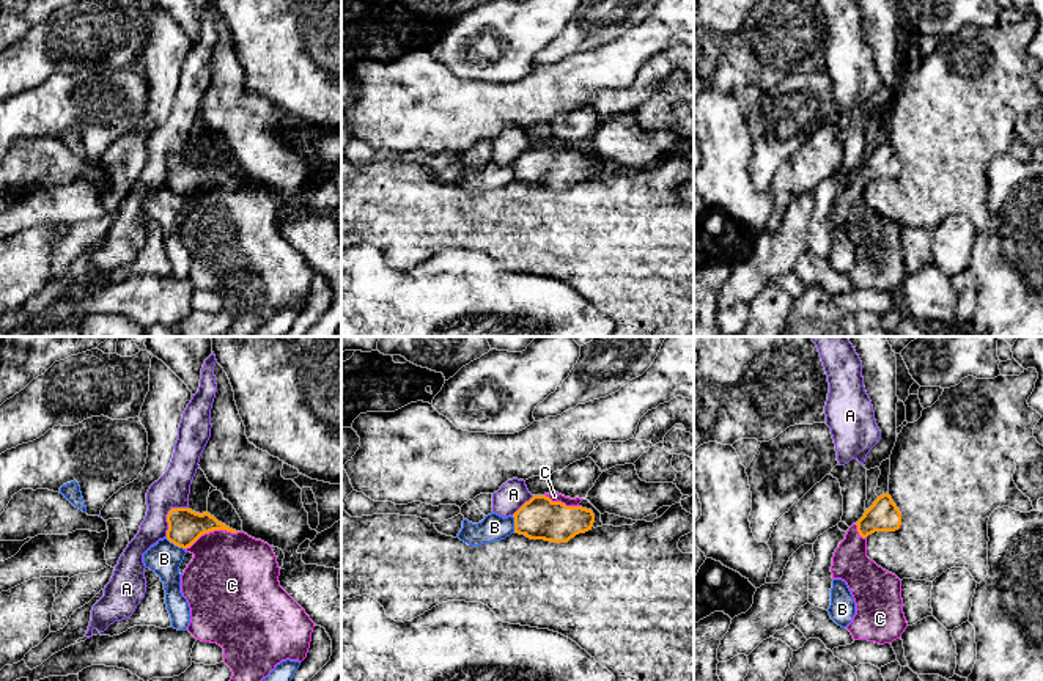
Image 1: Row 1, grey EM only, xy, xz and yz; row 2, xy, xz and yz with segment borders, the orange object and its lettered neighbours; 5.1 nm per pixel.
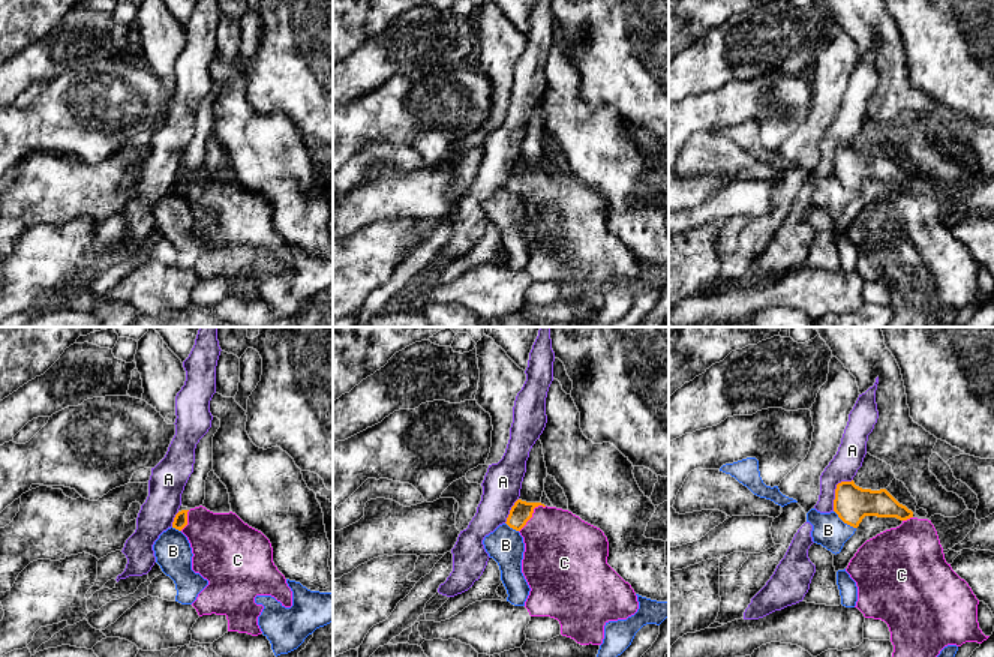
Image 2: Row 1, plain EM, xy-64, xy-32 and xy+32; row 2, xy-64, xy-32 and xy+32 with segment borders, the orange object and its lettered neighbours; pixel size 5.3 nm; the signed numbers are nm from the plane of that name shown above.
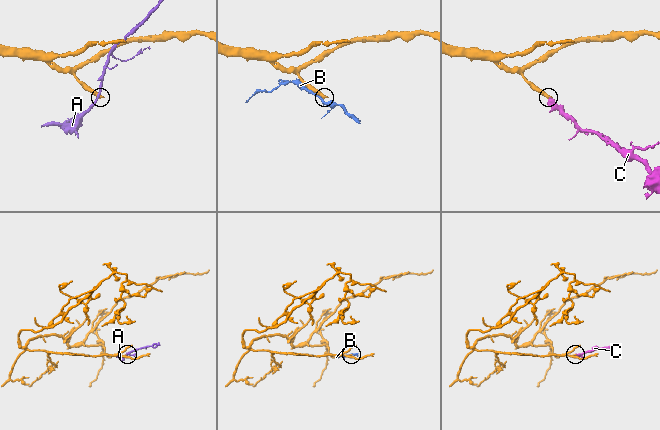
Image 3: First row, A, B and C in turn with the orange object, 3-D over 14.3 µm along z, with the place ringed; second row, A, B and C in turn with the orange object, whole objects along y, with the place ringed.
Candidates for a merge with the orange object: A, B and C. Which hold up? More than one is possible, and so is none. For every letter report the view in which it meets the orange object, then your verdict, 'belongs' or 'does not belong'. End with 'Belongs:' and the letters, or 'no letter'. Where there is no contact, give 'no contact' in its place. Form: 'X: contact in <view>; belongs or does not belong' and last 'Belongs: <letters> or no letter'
A: contact in xy; does not belong
B: contact in xy; does not belong
C: contact in xy; belongs
Belongs: C

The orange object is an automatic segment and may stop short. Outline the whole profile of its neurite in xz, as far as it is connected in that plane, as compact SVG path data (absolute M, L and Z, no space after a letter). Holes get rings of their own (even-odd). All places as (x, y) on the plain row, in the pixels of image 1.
M558 140L533 143L514 162L514 181L530 187L568 190L579 181L592 178L595 162L582 156L584 146L569 146Z

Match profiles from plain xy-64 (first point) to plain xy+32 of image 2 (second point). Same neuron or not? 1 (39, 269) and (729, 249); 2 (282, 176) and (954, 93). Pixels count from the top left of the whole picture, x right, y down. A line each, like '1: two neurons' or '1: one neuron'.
1: two neurons
2: two neurons

